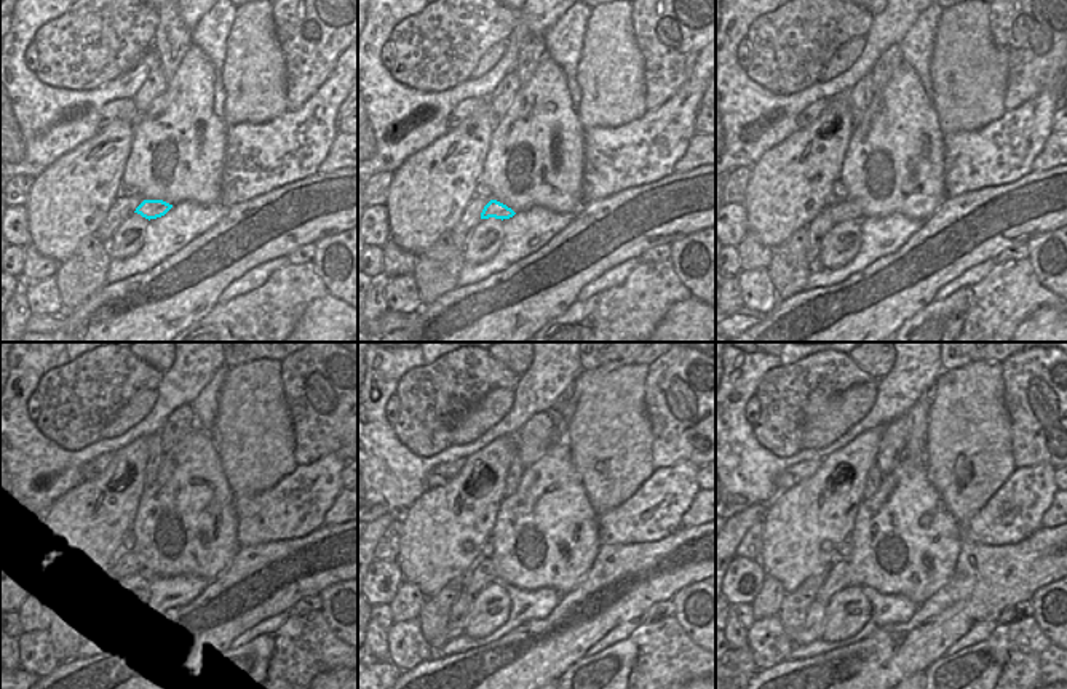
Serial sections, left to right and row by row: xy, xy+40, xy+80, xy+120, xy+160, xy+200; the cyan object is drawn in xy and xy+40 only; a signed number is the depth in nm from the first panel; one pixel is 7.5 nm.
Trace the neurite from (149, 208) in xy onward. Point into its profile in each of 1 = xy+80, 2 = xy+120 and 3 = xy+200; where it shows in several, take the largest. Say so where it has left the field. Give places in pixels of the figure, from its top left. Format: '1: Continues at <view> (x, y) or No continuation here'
1: Continues at xy+80 (842, 210)
2: Continues at xy+120 (128, 568)
3: Continues at xy+200 (837, 576).

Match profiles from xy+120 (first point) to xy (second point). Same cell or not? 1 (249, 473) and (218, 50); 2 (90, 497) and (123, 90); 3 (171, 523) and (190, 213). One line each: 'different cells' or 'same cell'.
1: different cells
2: different cells
3: different cells

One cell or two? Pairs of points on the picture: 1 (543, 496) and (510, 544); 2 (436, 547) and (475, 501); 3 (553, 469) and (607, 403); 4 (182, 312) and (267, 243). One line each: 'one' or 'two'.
1: one
2: one
3: two
4: one

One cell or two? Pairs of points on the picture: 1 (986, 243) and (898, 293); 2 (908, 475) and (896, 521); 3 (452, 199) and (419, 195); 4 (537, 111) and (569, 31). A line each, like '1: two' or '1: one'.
1: one
2: one
3: one
4: two

